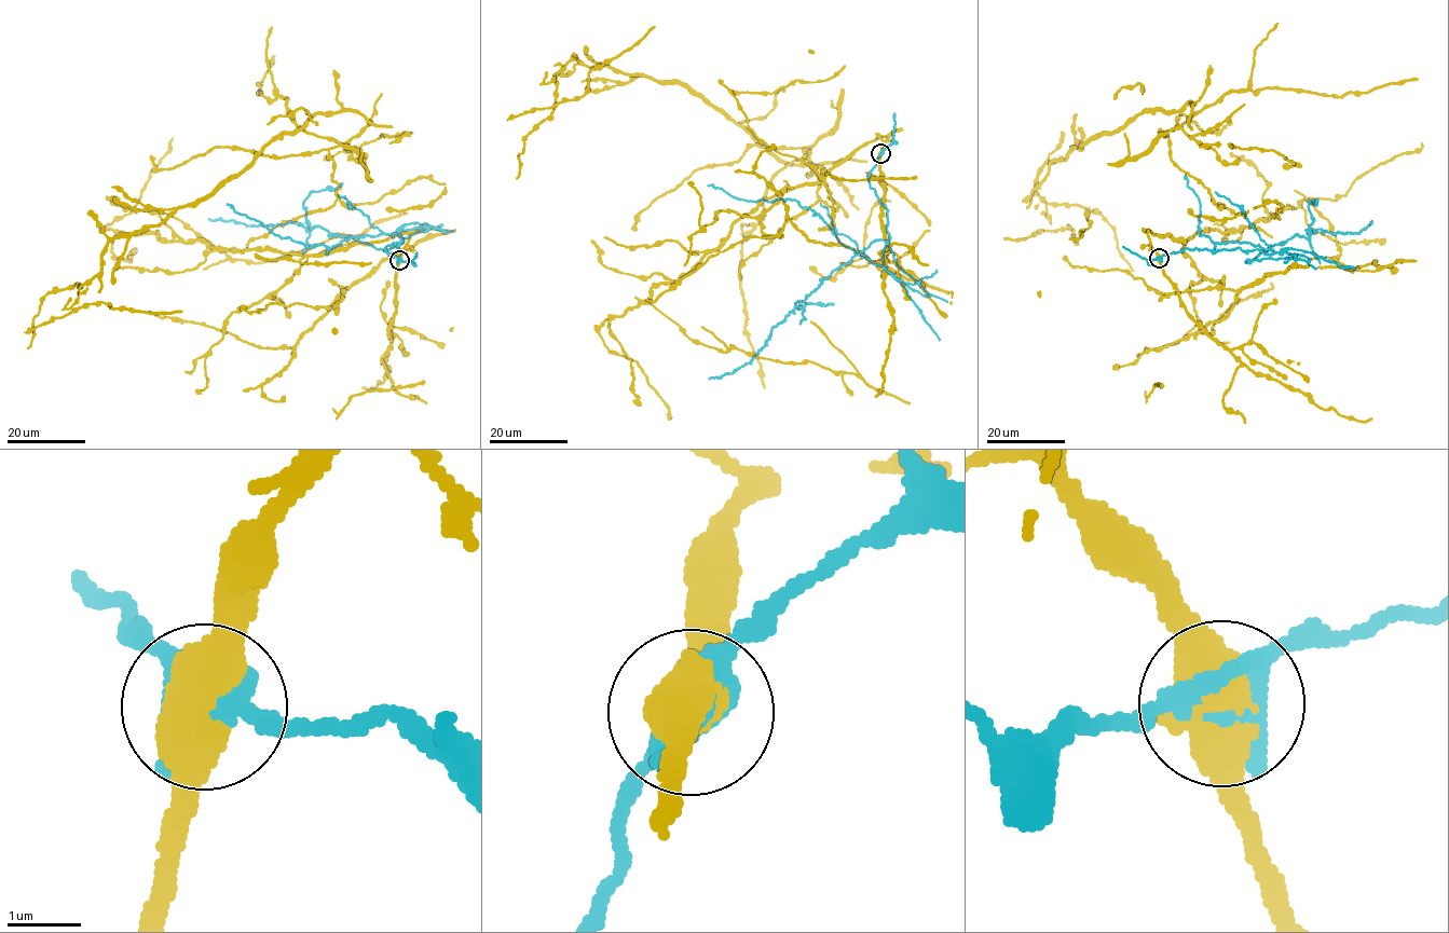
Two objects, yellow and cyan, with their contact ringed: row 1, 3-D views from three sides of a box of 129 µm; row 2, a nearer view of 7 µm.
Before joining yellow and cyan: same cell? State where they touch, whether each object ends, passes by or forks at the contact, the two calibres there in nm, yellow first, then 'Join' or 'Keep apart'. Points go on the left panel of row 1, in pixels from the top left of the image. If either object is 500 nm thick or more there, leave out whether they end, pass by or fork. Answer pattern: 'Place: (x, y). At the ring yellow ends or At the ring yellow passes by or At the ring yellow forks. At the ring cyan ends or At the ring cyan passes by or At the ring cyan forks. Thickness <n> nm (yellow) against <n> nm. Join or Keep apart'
Place: (399, 260). Thickness 650 nm (yellow) against 240 nm. Keep apart

